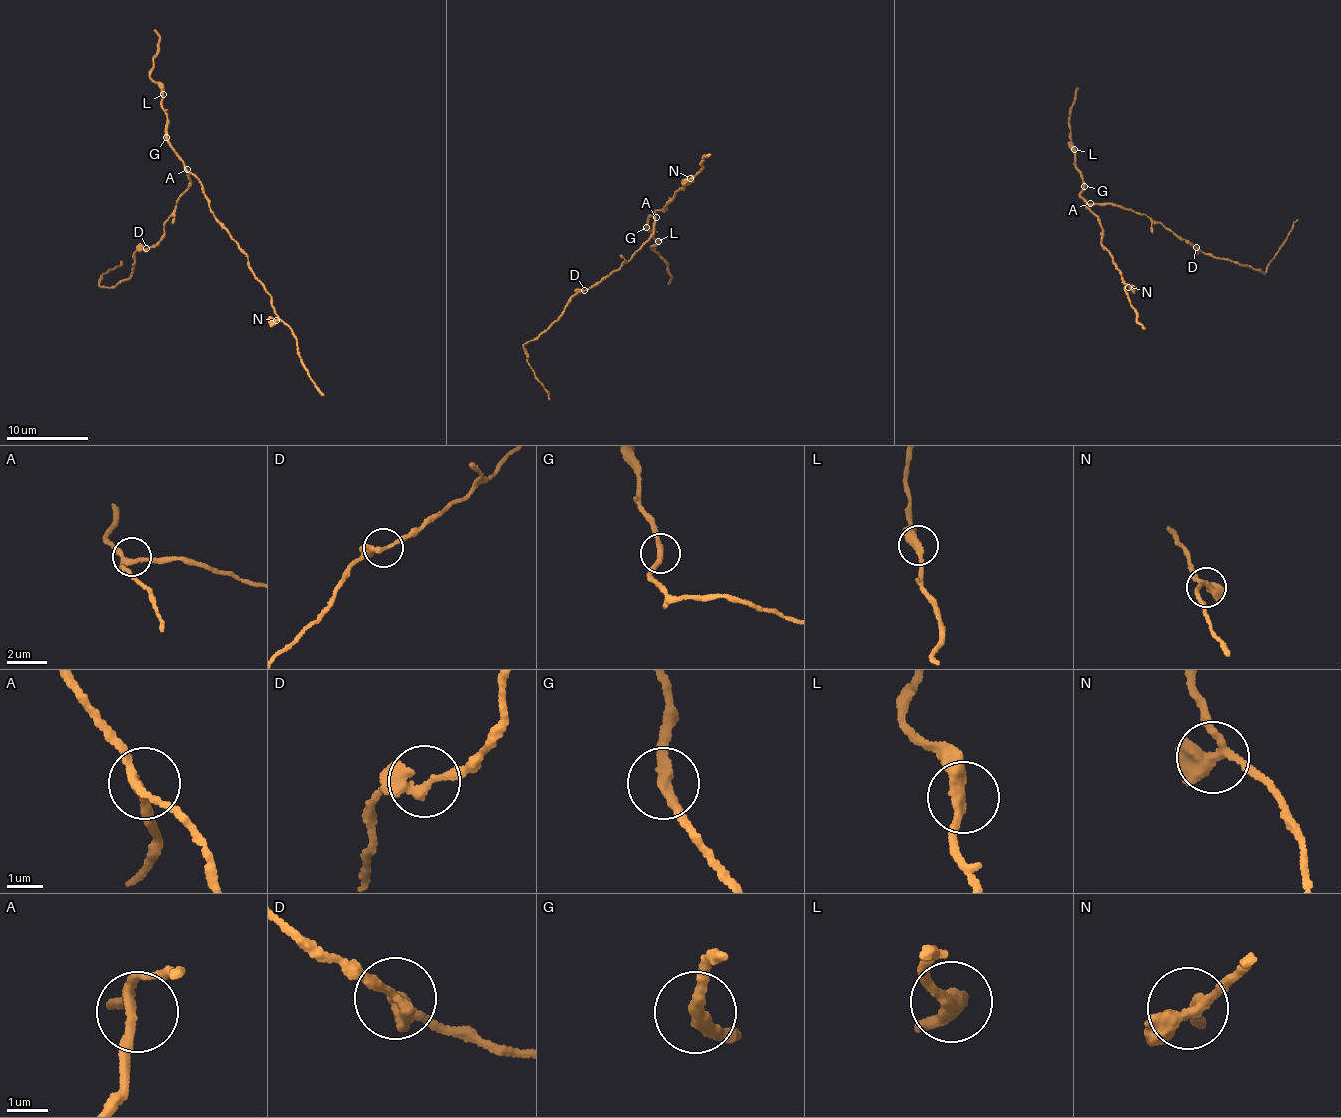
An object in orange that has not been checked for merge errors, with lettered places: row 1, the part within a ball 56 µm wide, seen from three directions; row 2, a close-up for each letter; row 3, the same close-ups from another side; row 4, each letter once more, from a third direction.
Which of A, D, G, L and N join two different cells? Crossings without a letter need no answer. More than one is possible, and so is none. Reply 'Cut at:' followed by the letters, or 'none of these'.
Cut at: none of these

